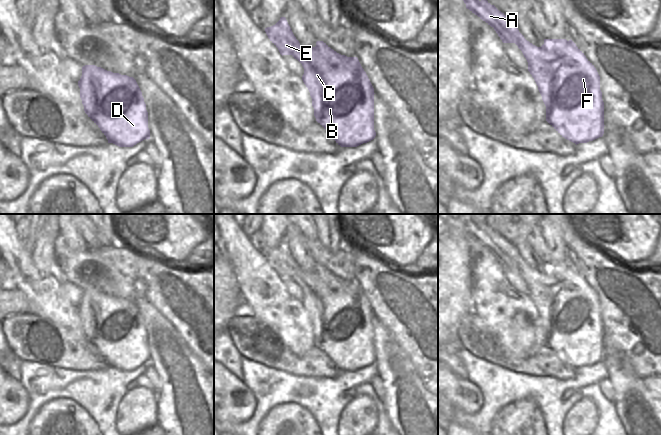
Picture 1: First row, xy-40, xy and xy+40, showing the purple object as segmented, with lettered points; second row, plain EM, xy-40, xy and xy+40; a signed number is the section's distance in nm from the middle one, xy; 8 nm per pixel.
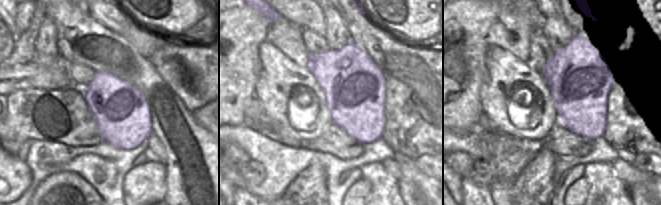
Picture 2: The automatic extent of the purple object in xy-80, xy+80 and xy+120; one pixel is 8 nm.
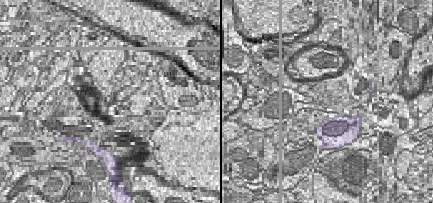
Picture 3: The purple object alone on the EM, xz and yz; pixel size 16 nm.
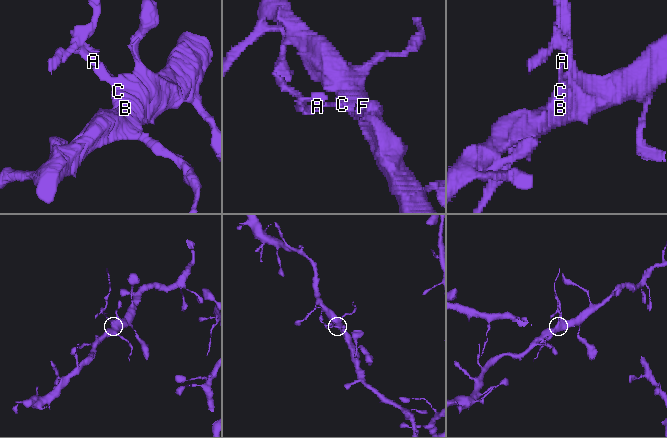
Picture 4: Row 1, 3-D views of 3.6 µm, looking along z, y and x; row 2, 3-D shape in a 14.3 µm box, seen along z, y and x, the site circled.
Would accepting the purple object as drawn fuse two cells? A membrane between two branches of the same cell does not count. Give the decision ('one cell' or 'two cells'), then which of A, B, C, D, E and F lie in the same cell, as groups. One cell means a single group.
two cells; A E / B C D F

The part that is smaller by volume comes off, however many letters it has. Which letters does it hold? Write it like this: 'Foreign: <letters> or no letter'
Foreign: A, E

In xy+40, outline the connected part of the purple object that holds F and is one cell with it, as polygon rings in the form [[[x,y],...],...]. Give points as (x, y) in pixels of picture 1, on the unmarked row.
[[[521,257],[517,261],[528,286],[528,295],[546,330],[546,345],[562,361],[576,369],[602,361],[605,349],[600,300],[584,277],[571,263],[544,263],[544,268],[537,271]]]

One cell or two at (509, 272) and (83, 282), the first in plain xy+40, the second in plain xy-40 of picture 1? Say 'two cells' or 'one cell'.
two cells

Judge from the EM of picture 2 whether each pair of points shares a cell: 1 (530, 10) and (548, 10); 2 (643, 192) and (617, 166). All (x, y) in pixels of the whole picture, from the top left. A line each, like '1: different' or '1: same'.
1: different
2: different

